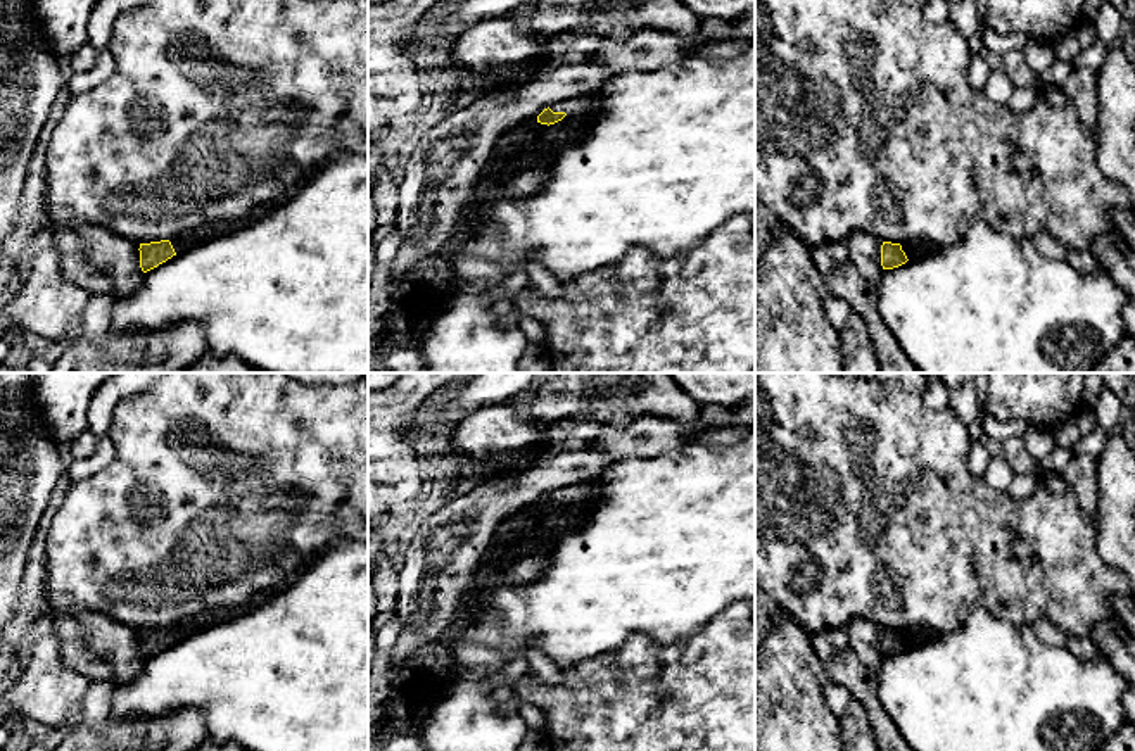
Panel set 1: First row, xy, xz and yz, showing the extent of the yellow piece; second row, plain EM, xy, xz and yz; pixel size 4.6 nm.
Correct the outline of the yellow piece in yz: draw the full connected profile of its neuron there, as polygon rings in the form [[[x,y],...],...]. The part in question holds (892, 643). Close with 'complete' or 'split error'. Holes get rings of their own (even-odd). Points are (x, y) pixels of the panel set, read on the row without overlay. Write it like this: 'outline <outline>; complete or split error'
outline [[[923,628],[891,630],[881,632],[881,653],[883,656],[893,656],[905,651],[909,646],[926,642],[933,634]]]; split error

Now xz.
outline [[[589,480],[579,485],[568,485],[565,489],[556,489],[555,492],[544,495],[537,502],[537,509],[548,514],[539,525],[537,540],[555,542],[565,532],[575,528],[593,506],[593,499],[598,492],[598,482]]]; split error

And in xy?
outline [[[263,592],[257,594],[249,604],[238,606],[238,608],[221,608],[200,613],[193,616],[192,620],[173,625],[173,627],[161,627],[161,628],[150,628],[150,630],[140,630],[140,654],[143,659],[157,654],[159,651],[166,649],[173,642],[185,639],[188,634],[195,630],[204,630],[214,623],[230,620],[238,615],[245,615],[261,604],[264,604],[275,592]]]; split error

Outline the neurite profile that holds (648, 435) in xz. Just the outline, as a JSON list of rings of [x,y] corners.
[[[641,416],[624,428],[605,426],[589,447],[608,452],[613,461],[625,461],[653,458],[693,442],[696,442],[696,423]]]

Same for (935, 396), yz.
[[[935,378],[935,380],[928,382],[928,385],[921,395],[923,395],[923,402],[928,409],[940,411],[940,409],[950,407],[948,394],[950,394],[950,390],[947,388],[947,385],[942,380]]]

